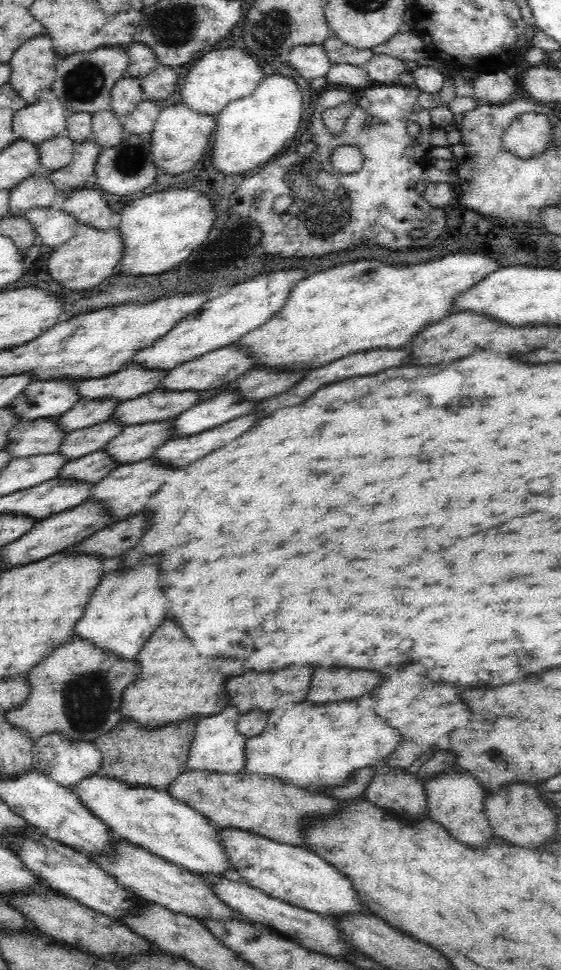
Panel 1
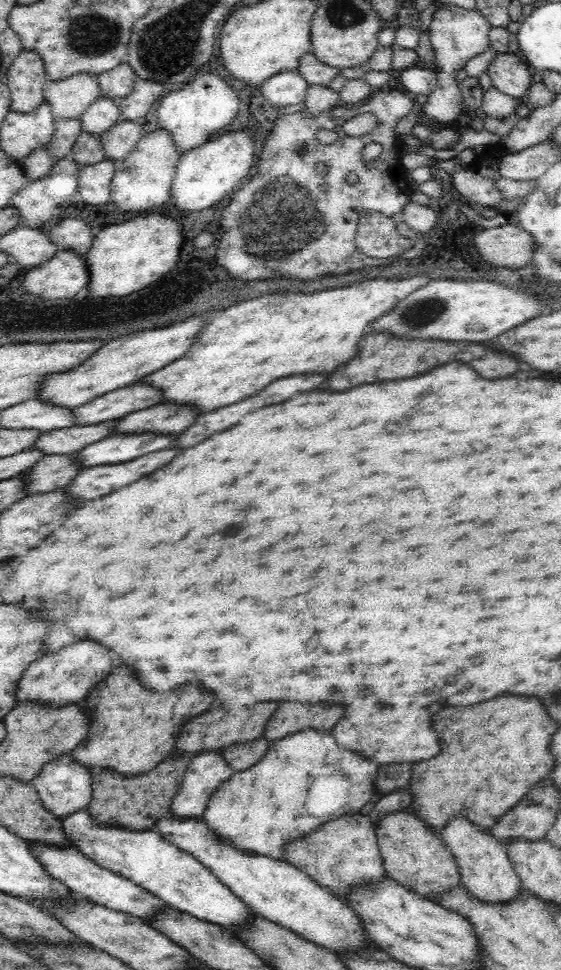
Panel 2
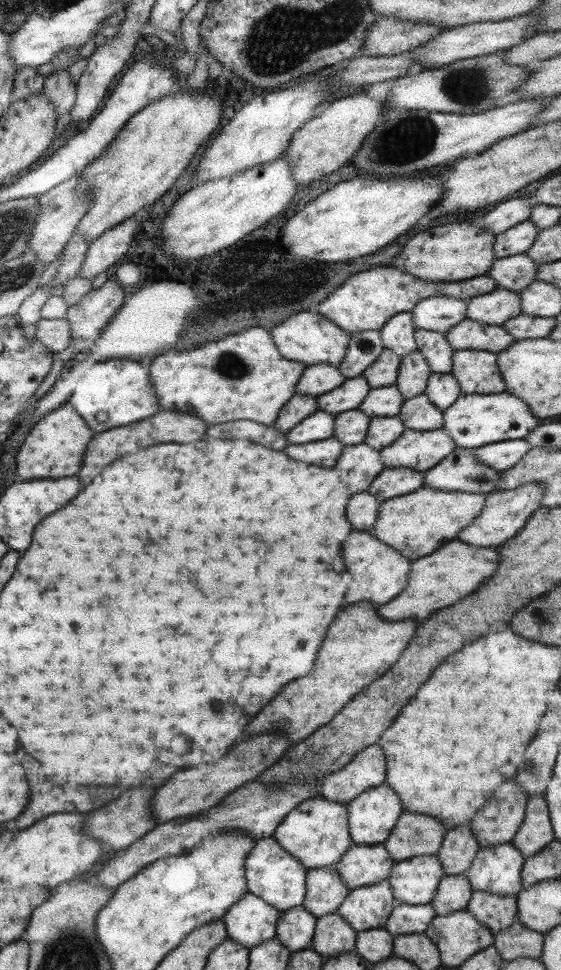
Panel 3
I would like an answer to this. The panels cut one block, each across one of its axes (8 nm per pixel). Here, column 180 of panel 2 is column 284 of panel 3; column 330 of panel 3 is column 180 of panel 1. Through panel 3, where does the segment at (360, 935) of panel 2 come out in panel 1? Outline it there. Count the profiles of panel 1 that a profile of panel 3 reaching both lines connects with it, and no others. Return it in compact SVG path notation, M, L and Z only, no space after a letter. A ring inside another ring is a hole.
M97 772L78 780L70 788L82 805L116 837L161 856L174 865L180 865L191 873L236 877L228 865L222 845L218 843L217 828L196 810L170 796L168 791L98 776Z

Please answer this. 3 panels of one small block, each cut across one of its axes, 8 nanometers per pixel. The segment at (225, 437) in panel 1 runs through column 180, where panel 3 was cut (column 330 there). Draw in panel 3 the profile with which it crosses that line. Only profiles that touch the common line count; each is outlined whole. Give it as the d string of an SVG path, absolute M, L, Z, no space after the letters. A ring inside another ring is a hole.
M335 438L316 440L301 444L289 444L283 452L293 460L301 460L307 464L319 464L323 468L333 467L343 450L343 445Z

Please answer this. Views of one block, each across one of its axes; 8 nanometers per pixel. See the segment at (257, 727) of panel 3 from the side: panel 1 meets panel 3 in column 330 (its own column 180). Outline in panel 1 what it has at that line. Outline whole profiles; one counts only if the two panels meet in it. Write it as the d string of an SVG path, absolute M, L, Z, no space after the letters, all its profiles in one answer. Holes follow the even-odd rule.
M166 620L152 634L152 640L146 642L135 660L142 666L136 680L124 690L120 712L122 716L146 728L158 728L182 718L199 721L204 716L224 710L231 702L226 693L228 679L242 676L247 671L244 664L236 664L236 660L202 660L198 650L184 634L182 626L172 620Z

